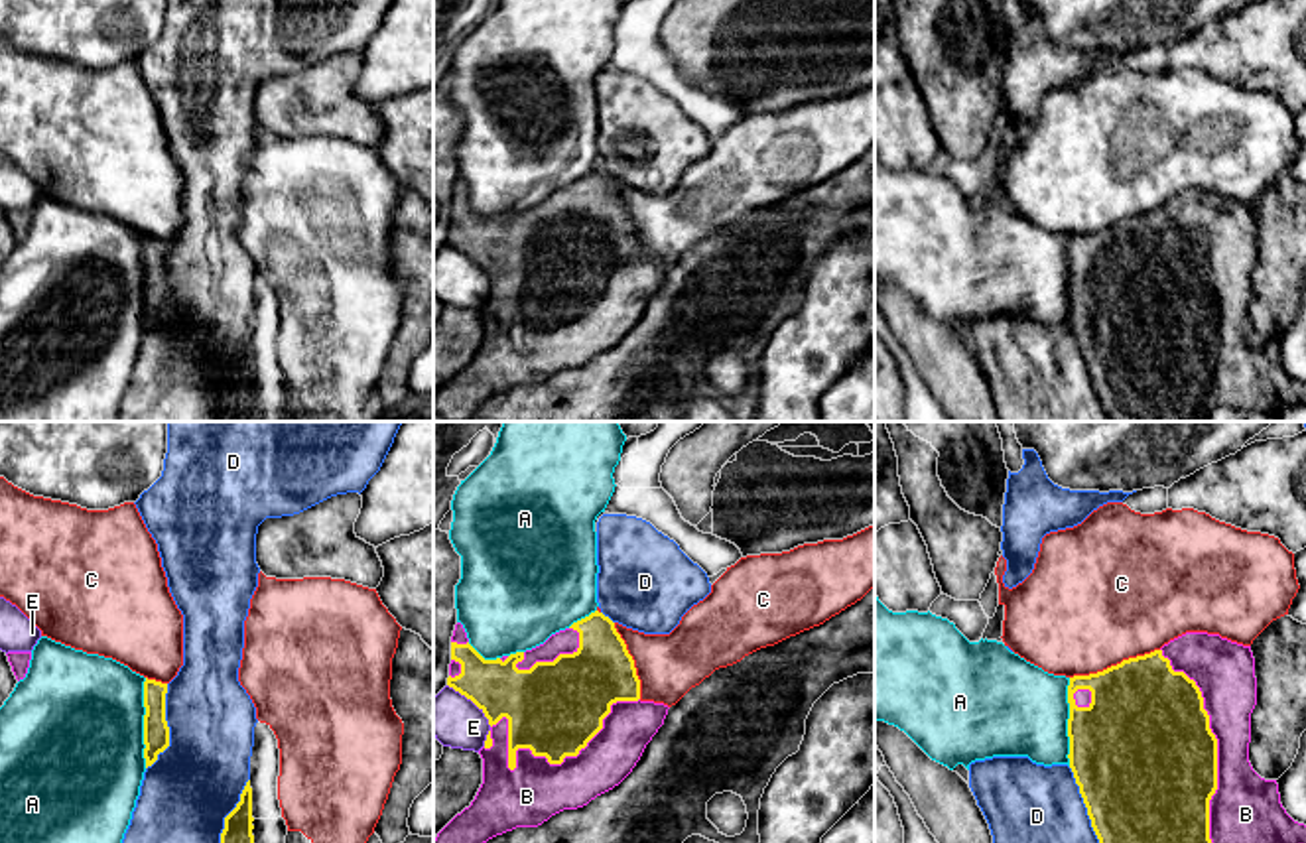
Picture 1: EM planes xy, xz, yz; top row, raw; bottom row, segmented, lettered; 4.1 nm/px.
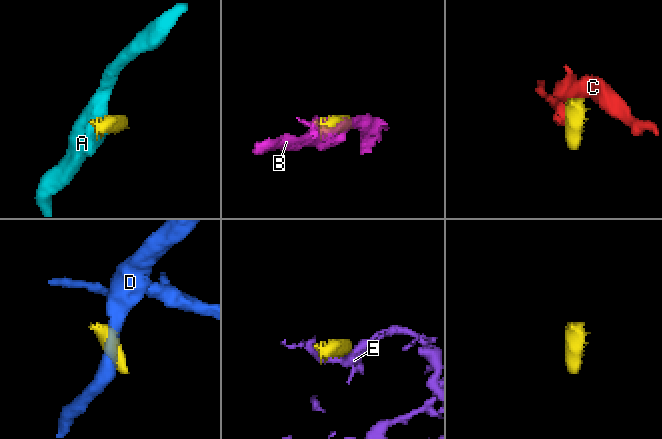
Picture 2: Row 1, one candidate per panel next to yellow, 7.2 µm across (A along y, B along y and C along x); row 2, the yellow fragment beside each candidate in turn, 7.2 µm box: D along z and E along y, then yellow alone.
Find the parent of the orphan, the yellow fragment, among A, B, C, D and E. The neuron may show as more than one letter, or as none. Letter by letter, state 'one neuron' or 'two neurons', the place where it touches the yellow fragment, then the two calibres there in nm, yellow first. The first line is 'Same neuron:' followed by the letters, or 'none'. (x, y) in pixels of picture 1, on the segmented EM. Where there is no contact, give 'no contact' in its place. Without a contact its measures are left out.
Same neuron: B
A: two neurons | xy (144, 723) | 110/500 nm
B: one neuron | xz (542, 755) | 380/260 nm
C: two neurons | yz (1113, 666) | 460/480 nm
D: two neurons | xy (168, 727) | 110/360 nm
E: two neurons | xz (471, 700) | 260/200 nm

